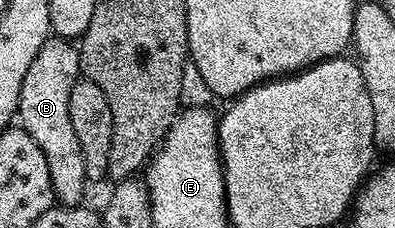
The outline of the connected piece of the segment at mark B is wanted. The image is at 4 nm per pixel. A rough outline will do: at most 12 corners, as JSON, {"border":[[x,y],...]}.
{"border":[[49,37],[22,79],[18,114],[42,147],[60,205],[90,185],[70,123],[80,51]]}

